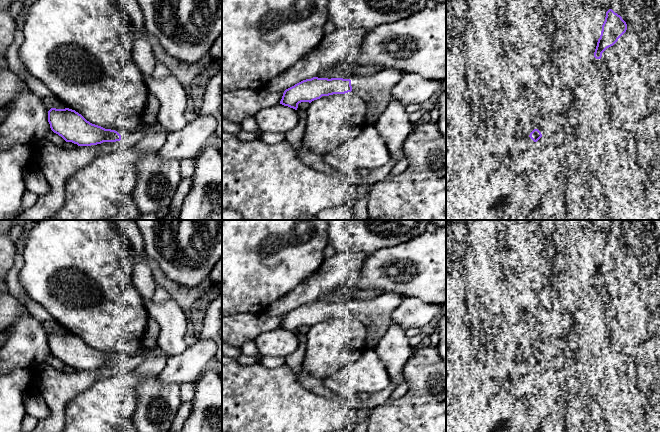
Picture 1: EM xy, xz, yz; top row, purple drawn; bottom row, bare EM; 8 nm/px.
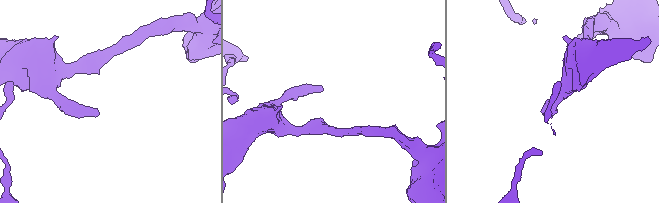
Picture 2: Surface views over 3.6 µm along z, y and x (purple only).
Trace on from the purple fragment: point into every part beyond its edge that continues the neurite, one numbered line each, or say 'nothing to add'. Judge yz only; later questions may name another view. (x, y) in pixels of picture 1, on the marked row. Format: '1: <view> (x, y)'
nothing to add

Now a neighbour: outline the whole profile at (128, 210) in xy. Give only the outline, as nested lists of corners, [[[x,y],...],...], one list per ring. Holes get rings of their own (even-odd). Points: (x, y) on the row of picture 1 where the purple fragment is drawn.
[[[133,192],[126,195],[118,207],[117,213],[124,218],[124,220],[137,220],[142,215],[134,202]]]

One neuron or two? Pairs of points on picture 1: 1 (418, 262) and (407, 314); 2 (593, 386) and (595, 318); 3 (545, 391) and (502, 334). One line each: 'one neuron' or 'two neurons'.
1: two neurons
2: two neurons
3: two neurons

